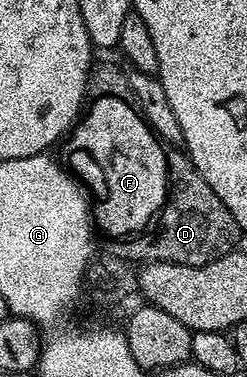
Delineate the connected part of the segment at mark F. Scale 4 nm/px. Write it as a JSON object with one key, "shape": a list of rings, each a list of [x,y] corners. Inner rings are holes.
{"shape":[[[95,65],[86,80],[88,105],[73,127],[72,133],[65,139],[65,142],[67,141],[67,163],[65,162],[65,165],[77,175],[81,185],[91,195],[94,193],[98,197],[96,200],[93,199],[92,202],[93,221],[101,233],[103,230],[104,233],[111,234],[111,239],[114,240],[122,240],[141,233],[147,227],[145,225],[149,221],[151,223],[161,211],[168,193],[166,180],[167,151],[164,149],[158,135],[146,123],[146,119],[143,118],[133,101],[127,100],[125,97],[122,99],[118,95],[123,94],[123,96],[126,96],[129,93],[130,85],[126,83],[126,74],[123,71],[118,71],[114,66]]]}

